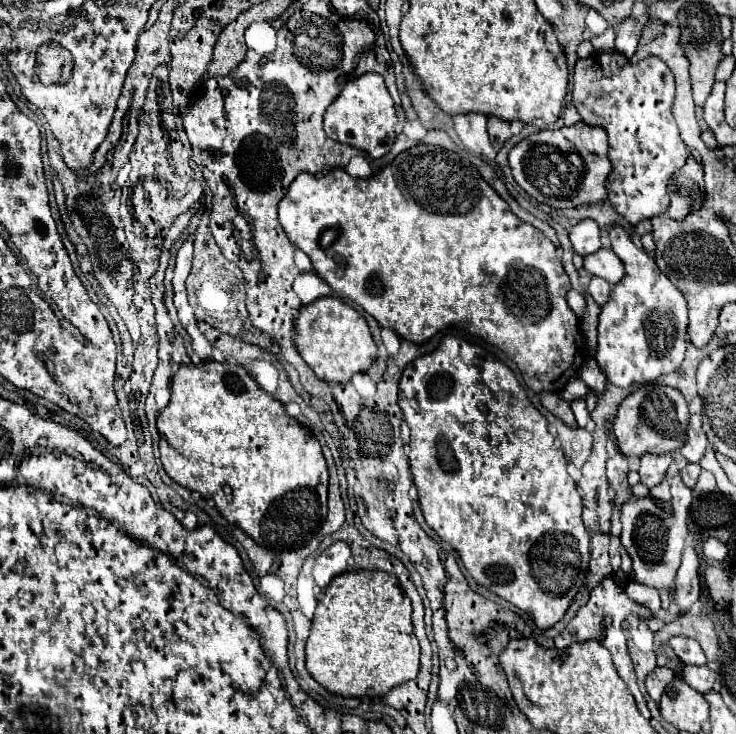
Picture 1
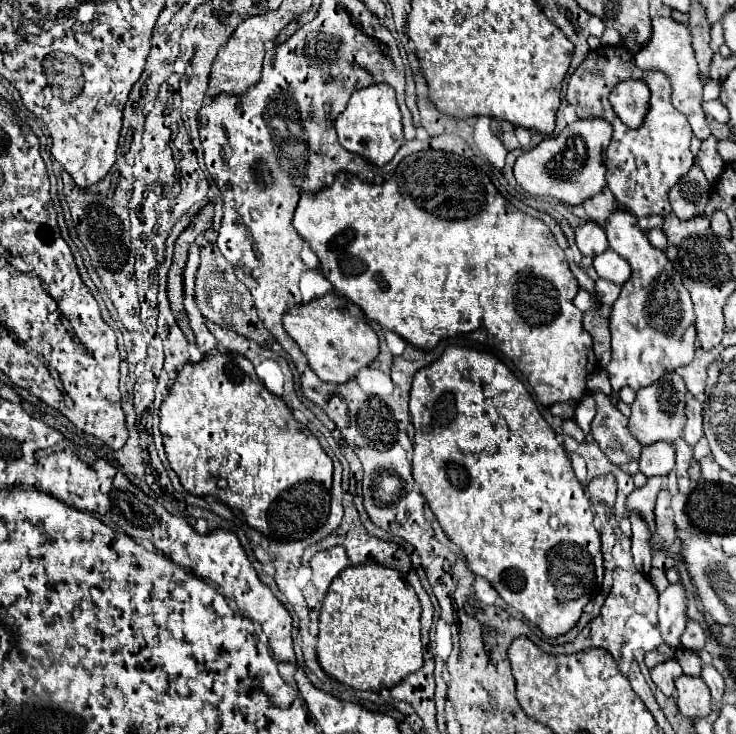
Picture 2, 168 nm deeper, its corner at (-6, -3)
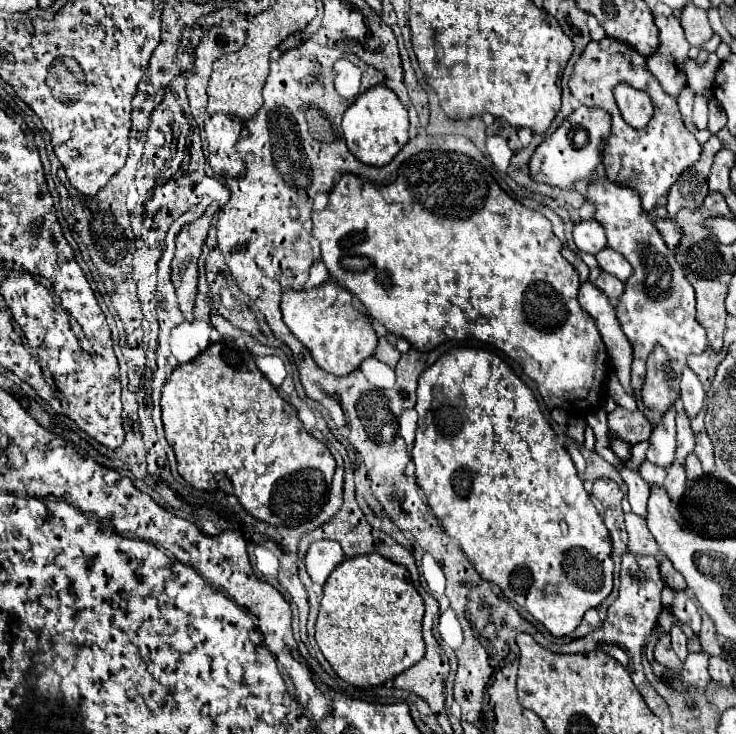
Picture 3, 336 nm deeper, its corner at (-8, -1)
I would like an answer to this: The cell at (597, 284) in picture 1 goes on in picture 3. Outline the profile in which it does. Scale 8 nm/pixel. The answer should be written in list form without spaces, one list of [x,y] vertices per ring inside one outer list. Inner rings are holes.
[[[600,273],[600,277],[596,279],[596,283],[594,283],[600,291],[604,291],[610,299],[620,299],[622,297],[622,293],[624,293],[624,283],[622,281],[618,281],[614,275],[610,275],[610,273]]]

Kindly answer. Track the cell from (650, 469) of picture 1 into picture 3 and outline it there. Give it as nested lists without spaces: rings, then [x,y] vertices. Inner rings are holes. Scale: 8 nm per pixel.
[[[674,407],[662,417],[650,435],[650,447],[646,459],[658,467],[670,467],[674,463],[676,451],[676,425],[674,425]]]

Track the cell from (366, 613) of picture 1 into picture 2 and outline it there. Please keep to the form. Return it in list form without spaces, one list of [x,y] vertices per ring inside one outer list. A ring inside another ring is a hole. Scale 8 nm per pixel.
[[[366,563],[360,567],[346,567],[336,581],[332,581],[326,599],[320,609],[320,633],[316,645],[318,661],[328,677],[350,685],[354,689],[382,691],[402,681],[408,673],[422,667],[422,643],[420,643],[420,601],[396,569]]]

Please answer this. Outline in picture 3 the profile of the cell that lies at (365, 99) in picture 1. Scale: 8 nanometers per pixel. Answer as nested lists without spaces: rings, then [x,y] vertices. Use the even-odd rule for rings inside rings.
[[[374,85],[368,91],[360,93],[356,101],[346,109],[342,131],[348,149],[362,163],[382,167],[388,165],[408,141],[408,111],[392,89],[388,89],[386,85]]]

